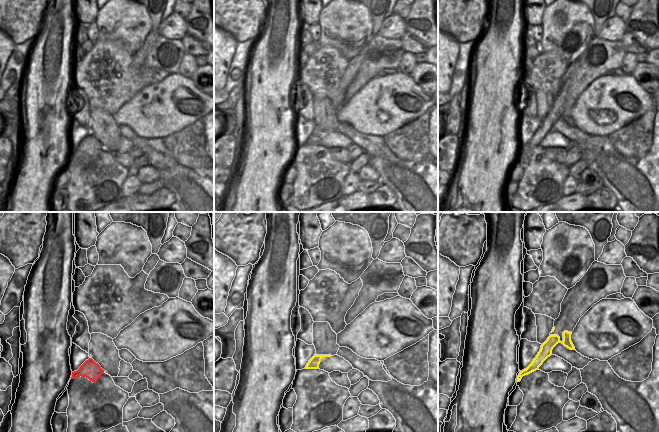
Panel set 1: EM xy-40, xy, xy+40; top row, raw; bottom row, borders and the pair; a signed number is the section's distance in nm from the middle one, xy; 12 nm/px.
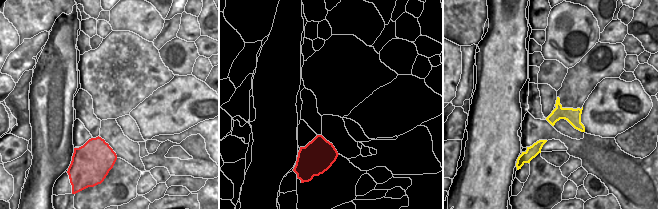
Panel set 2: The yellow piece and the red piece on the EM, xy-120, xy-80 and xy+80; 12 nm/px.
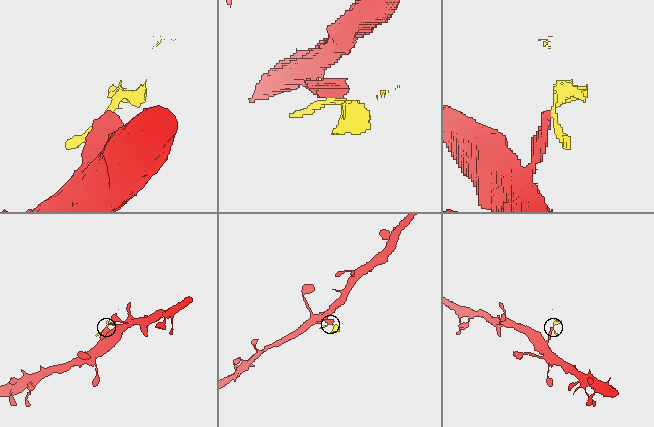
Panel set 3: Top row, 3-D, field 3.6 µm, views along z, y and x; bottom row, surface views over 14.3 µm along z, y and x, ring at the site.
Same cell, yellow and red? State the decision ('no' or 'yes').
no

